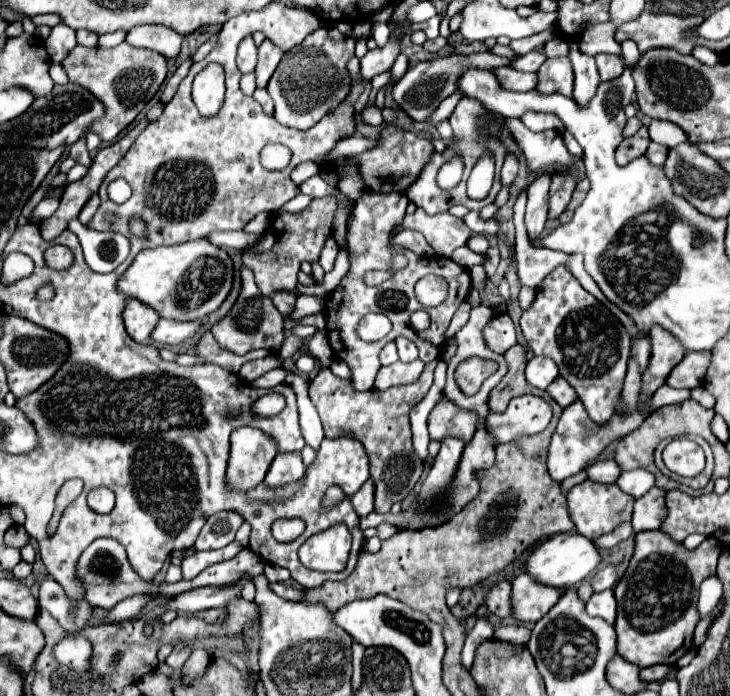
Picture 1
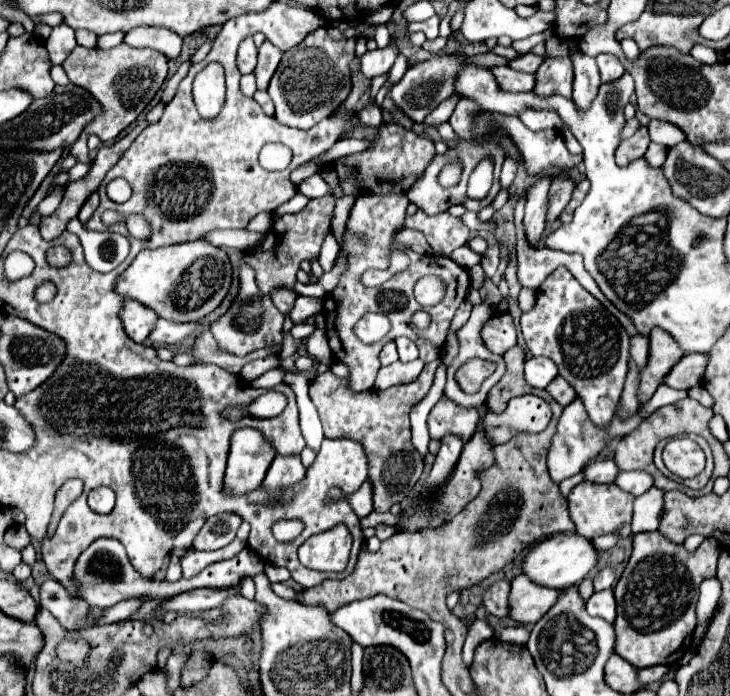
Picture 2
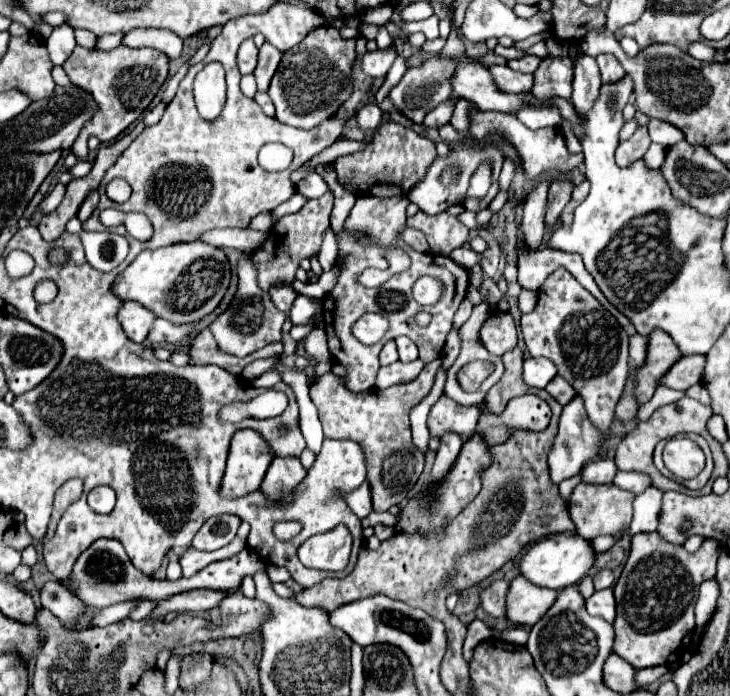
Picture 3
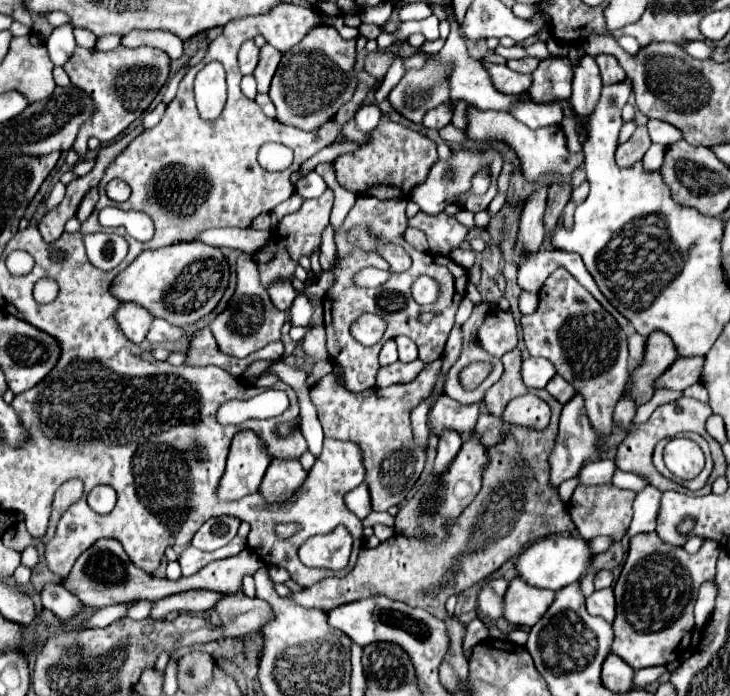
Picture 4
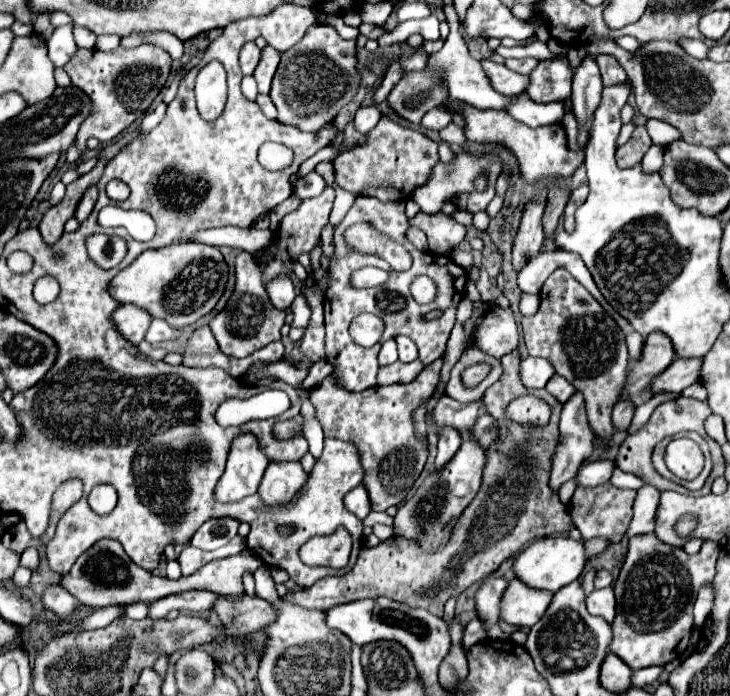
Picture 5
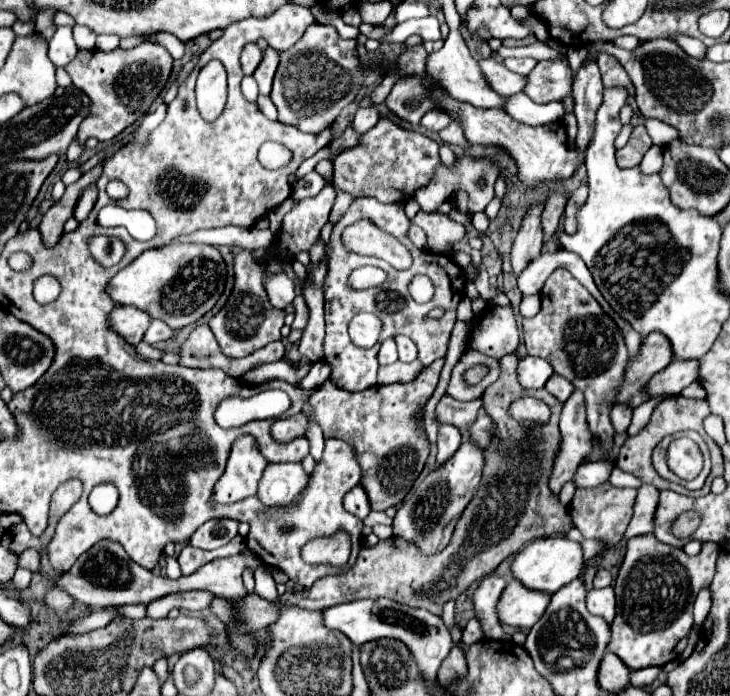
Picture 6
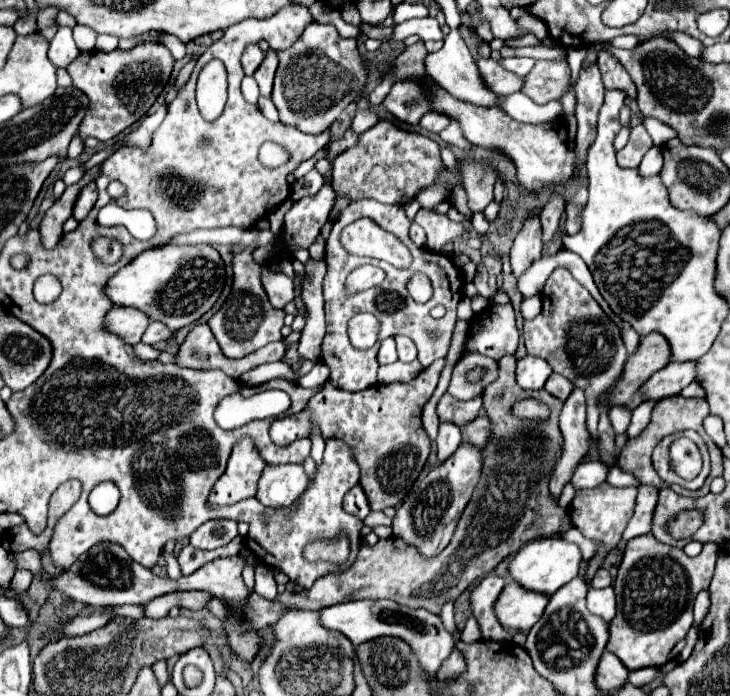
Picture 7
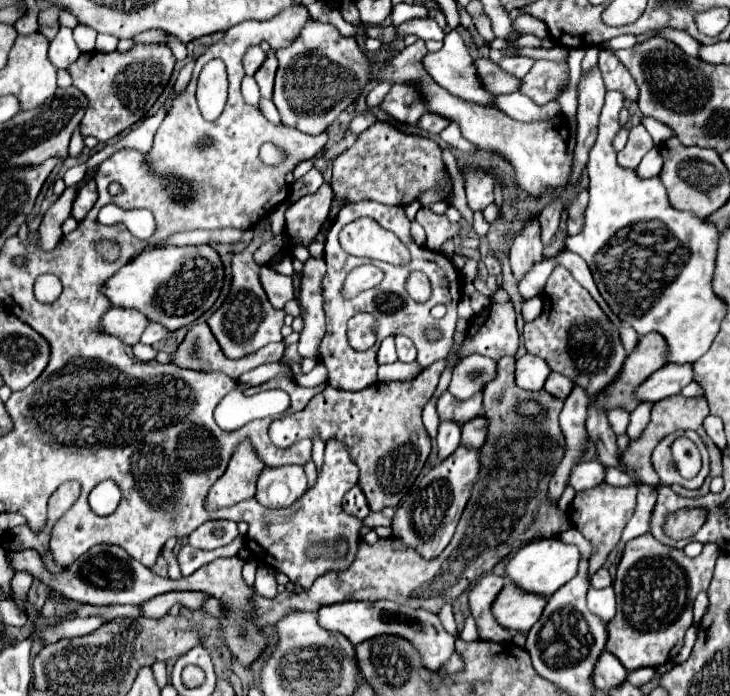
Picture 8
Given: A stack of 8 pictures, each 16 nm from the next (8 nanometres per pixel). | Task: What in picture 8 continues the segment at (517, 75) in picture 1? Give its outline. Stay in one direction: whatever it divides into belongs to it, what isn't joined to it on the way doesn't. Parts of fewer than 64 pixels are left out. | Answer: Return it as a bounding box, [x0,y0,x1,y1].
[476,58,522,94]

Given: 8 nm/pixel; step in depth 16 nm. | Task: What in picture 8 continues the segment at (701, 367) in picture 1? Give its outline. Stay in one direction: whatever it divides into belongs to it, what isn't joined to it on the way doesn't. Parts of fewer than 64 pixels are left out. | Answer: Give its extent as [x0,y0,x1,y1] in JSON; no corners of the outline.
[638,364,694,402]

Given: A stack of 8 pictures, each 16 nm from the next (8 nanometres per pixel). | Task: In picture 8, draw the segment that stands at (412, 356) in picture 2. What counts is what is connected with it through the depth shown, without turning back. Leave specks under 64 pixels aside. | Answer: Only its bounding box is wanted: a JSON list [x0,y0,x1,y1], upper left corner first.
[396,336,416,362]

